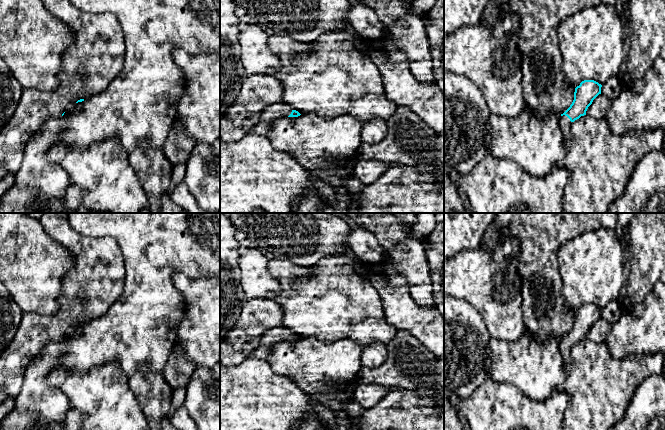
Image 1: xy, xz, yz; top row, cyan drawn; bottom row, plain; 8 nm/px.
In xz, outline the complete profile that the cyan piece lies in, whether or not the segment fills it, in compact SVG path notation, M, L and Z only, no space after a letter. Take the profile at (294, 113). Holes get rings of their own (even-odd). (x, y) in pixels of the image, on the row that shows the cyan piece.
M274 104L267 106L260 115L261 121L271 122L282 117L298 117L301 114L286 104Z

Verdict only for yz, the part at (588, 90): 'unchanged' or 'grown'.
grown

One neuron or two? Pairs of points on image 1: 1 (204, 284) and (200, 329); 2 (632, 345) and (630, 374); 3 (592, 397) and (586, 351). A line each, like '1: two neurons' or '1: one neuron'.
1: one neuron
2: two neurons
3: one neuron

